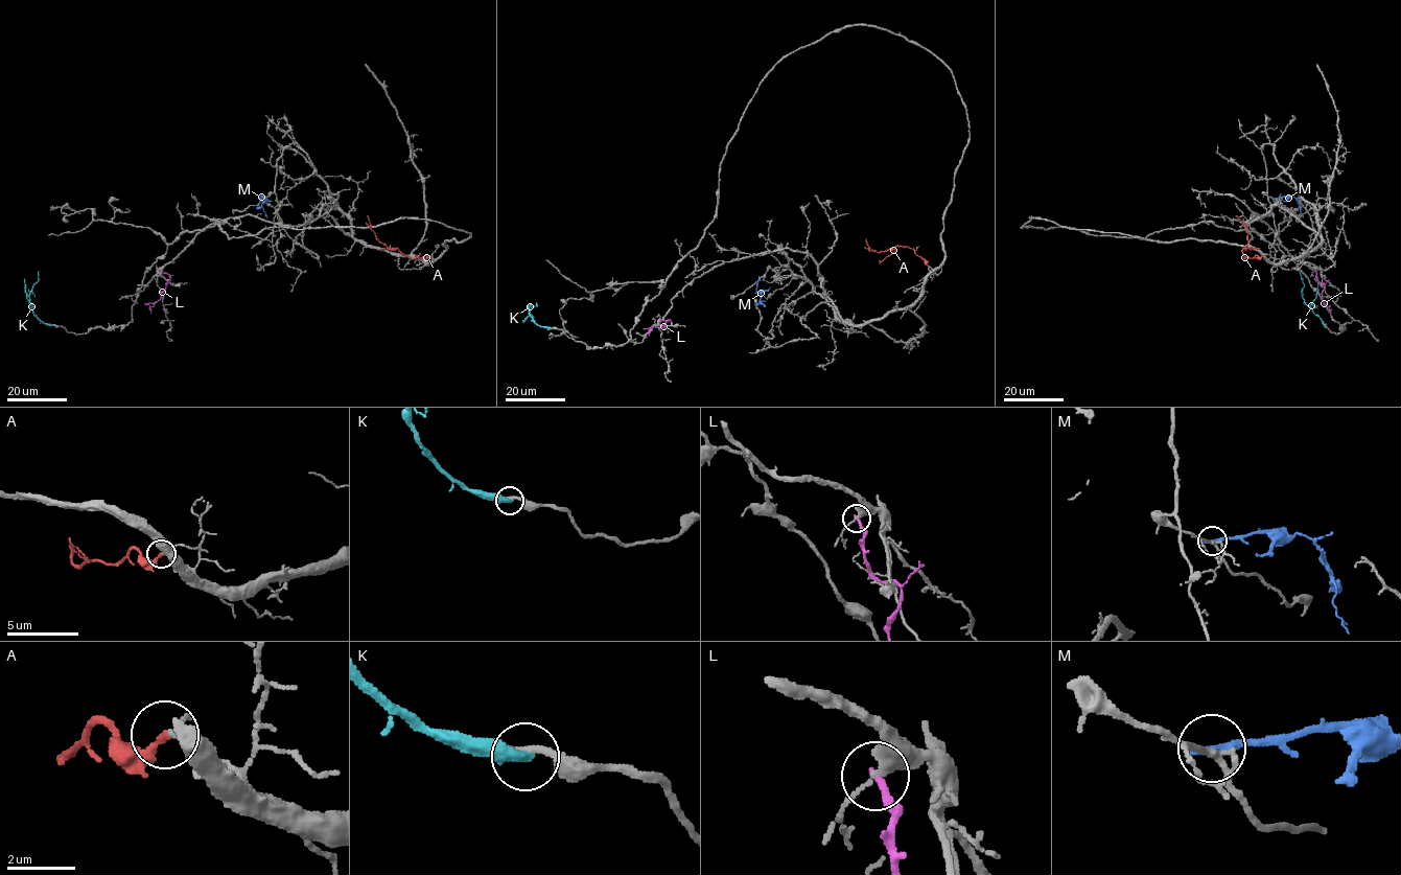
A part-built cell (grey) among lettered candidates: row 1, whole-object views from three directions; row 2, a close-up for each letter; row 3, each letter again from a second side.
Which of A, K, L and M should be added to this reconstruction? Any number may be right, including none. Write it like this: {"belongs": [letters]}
{"belongs": ["A"]}

